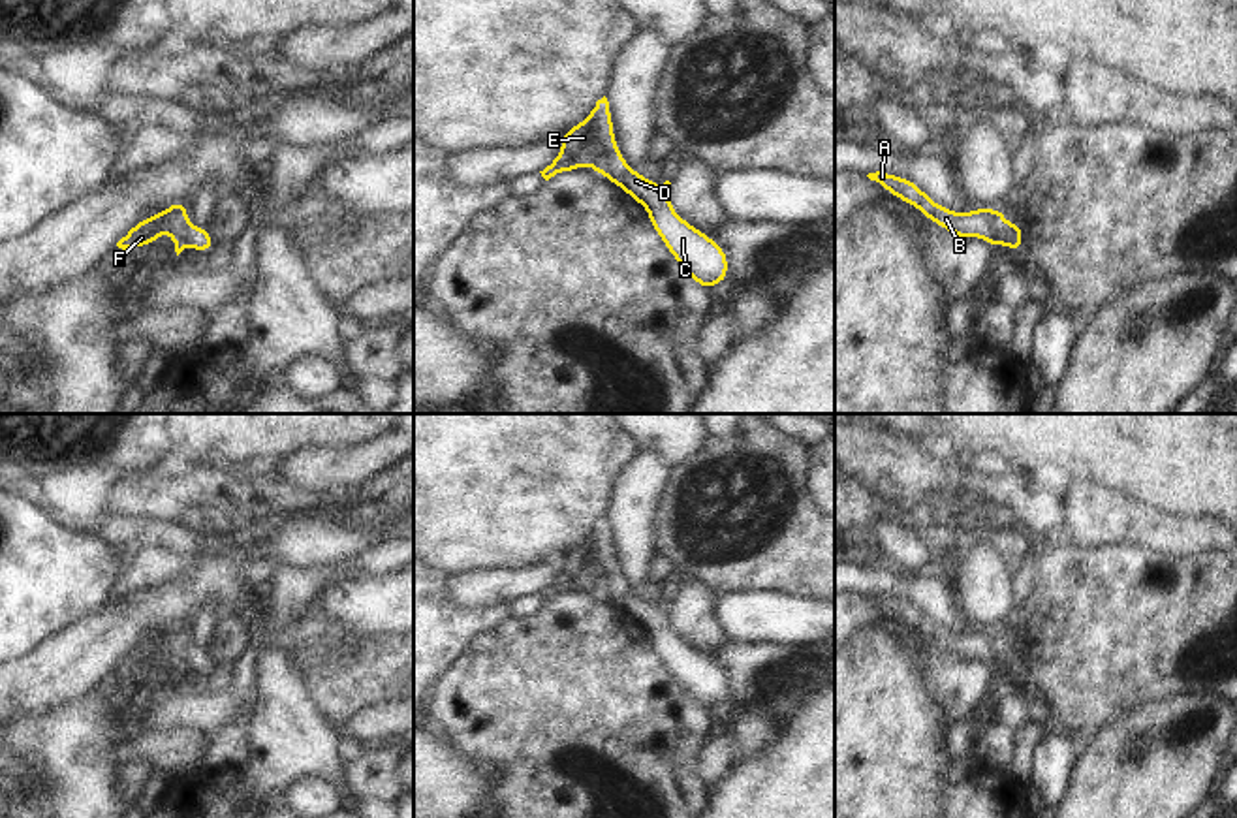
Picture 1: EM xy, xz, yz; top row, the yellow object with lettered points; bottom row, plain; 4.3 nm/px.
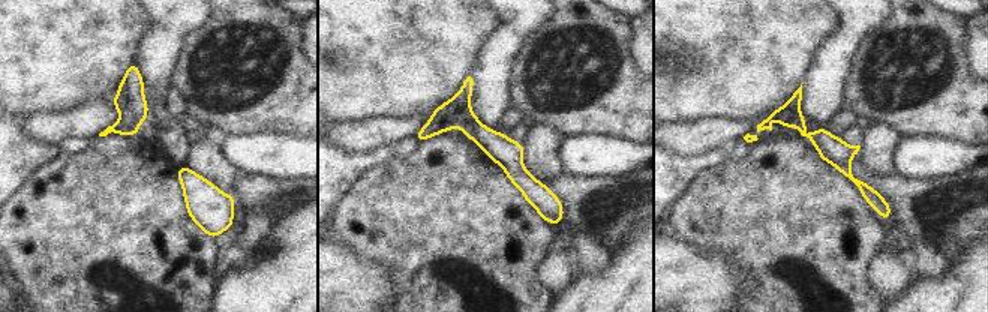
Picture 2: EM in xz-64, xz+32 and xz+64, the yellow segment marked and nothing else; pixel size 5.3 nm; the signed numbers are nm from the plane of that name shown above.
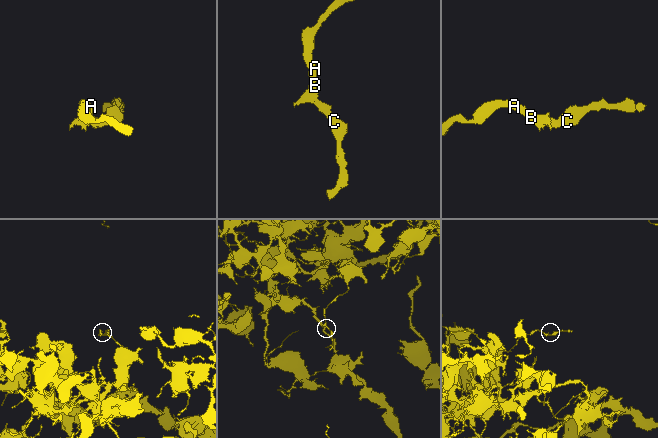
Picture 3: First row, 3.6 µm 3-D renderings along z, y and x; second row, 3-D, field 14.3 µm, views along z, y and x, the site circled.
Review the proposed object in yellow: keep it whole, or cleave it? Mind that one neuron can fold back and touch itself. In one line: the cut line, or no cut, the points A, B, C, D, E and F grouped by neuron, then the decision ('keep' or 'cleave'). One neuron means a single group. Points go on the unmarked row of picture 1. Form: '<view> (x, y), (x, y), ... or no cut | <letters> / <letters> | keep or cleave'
no cut | A B C D E F | keep

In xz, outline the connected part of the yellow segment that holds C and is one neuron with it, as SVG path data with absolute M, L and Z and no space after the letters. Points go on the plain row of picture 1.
M605 517L596 523L583 543L562 557L560 566L560 575L540 592L545 602L562 592L575 592L590 585L592 592L605 596L615 607L632 617L634 622L647 628L652 649L696 705L709 711L728 701L728 675L709 656L673 632L669 622L671 604L665 602L660 609L634 592L620 577Z

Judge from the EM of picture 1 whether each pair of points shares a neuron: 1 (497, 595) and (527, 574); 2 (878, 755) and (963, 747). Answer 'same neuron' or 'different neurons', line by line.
1: same neuron
2: different neurons

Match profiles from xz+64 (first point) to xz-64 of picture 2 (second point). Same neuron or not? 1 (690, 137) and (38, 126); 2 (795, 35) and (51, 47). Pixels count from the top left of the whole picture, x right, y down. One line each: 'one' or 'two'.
1: one
2: one

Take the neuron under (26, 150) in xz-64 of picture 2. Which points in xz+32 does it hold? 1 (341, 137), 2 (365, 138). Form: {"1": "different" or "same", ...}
{"1": "different", "2": "different"}

